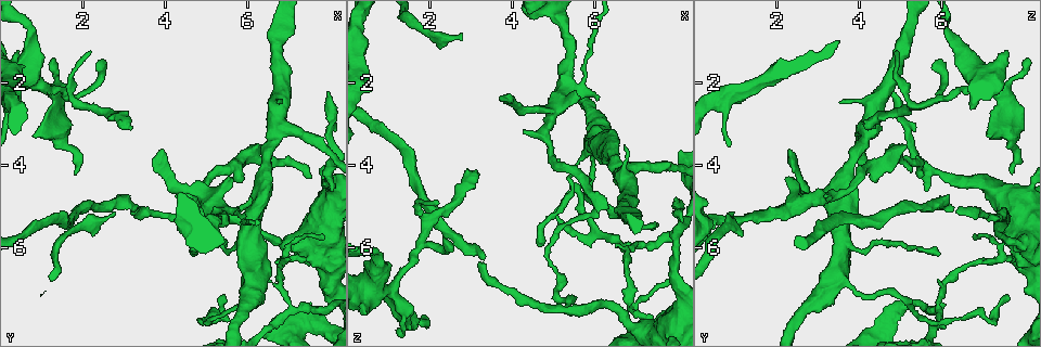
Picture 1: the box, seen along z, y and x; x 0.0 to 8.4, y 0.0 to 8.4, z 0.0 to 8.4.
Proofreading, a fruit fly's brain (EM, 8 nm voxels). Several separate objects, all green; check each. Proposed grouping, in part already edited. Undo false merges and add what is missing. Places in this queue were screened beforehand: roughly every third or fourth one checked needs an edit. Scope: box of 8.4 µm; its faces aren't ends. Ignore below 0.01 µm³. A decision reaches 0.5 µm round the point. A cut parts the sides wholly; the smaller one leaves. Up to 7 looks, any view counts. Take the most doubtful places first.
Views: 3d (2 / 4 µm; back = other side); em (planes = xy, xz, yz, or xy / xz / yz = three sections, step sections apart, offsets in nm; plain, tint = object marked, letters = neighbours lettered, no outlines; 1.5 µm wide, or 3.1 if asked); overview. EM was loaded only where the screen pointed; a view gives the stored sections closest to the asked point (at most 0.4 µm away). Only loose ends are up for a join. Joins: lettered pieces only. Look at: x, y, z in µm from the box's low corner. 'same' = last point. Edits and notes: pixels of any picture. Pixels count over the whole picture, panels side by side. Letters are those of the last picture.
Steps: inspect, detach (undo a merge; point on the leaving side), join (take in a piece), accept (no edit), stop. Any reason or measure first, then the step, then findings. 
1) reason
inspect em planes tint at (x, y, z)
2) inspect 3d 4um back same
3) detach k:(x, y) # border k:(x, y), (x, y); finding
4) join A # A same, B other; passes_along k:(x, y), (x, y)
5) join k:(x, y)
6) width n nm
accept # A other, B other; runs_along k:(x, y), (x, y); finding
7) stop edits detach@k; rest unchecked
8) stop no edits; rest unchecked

a fork
inspect 3d 2um at (6.95, 6.30, 7.45)

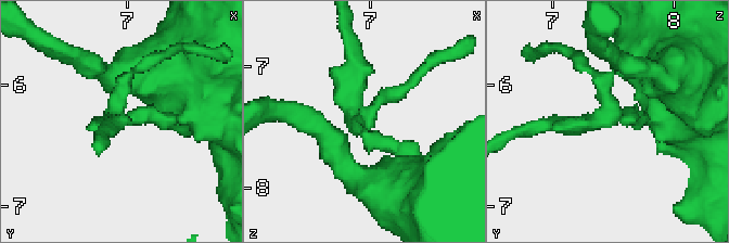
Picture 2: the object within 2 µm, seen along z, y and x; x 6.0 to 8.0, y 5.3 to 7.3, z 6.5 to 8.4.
inspect em yz step 8 tint at (6.92, 6.26, 7.50)

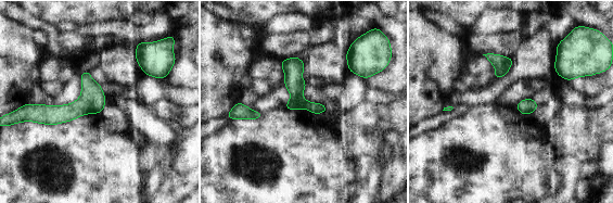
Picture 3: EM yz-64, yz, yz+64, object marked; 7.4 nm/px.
inspect em planes letters same

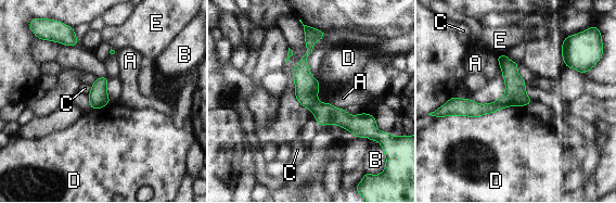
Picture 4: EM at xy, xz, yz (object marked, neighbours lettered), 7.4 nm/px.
detach 4:(306, 88) # A other, B other, C other, D other, E other; border 4:(318, 102), (309, 108); two cells meet here

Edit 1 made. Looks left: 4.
inspect overview

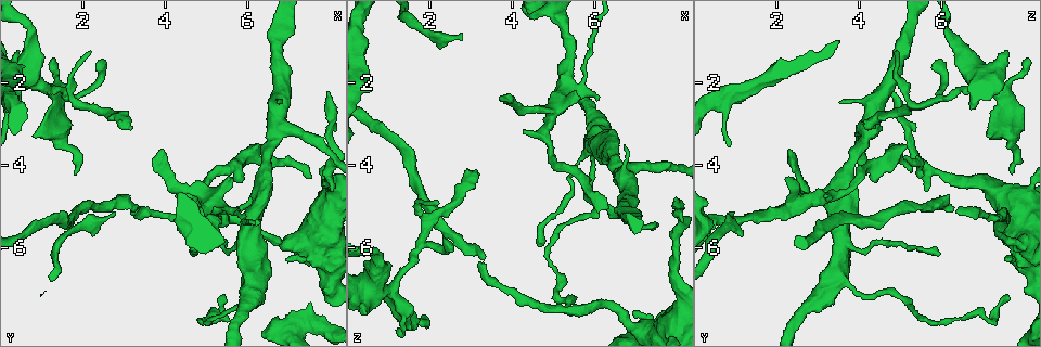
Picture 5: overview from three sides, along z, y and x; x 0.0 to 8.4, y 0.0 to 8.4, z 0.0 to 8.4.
inspect em planes tint at (6.10, 4.80, 2.35)

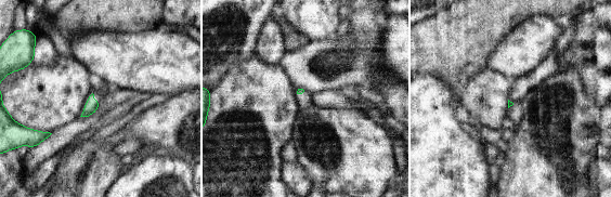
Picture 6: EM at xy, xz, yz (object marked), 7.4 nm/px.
inspect em planes letters same

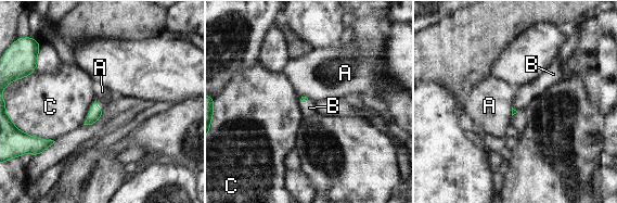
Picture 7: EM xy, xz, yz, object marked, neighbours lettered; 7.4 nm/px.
join B # A other, B same, C other; passes_along 7:(94, 113), (98, 106), (102, 103); the cell continues

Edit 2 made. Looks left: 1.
stop edits detach@4, join@7; rest unchecked

